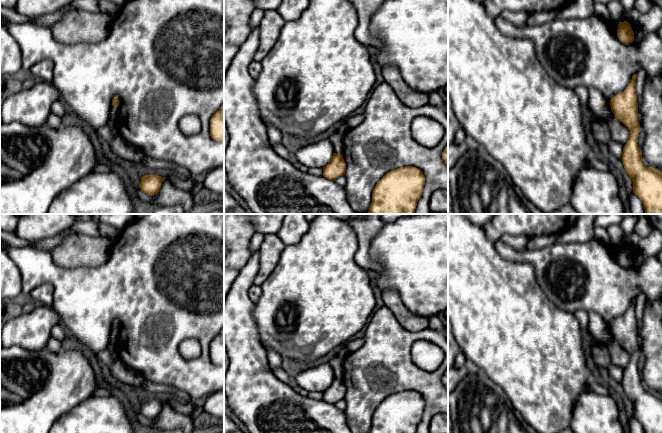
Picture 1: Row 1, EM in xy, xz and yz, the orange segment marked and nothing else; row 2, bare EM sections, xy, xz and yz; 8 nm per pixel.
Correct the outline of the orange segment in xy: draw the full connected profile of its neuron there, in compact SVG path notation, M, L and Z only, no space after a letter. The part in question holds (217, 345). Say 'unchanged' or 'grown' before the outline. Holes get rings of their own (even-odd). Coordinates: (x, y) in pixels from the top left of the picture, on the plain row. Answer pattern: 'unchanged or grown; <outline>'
unchanged; M224 327L210 344L210 360L218 366L224 366Z

